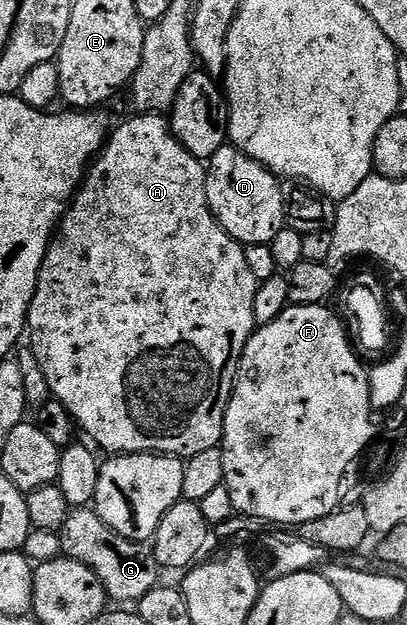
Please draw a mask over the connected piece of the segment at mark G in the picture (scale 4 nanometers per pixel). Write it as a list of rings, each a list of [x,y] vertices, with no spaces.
[[[76,507],[61,529],[63,556],[76,560],[93,570],[107,587],[112,601],[131,600],[137,602],[149,594],[149,590],[160,587],[161,569],[154,551],[146,543],[130,540],[114,532],[98,512],[90,507]]]

